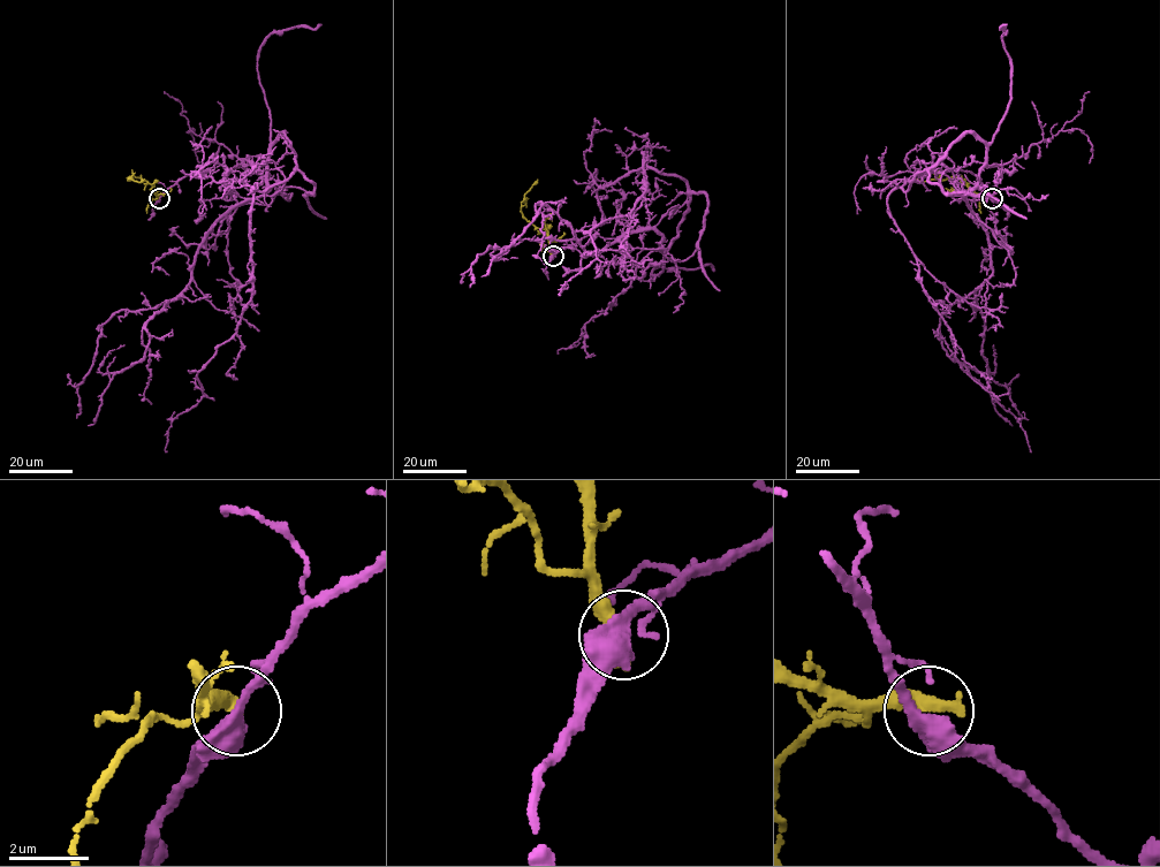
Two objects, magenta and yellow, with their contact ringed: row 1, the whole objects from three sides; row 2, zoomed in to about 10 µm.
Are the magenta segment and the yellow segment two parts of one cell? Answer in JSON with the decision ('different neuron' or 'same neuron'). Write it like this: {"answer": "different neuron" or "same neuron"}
{"answer": "different neuron"}

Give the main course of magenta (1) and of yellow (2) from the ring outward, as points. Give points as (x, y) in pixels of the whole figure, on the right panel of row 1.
1: (991, 198), (947, 170), (887, 210), (924, 267), (988, 313), (986, 280), (938, 331), (1011, 425)
2: (992, 198), (977, 195), (960, 177), (922, 182), (915, 179)

